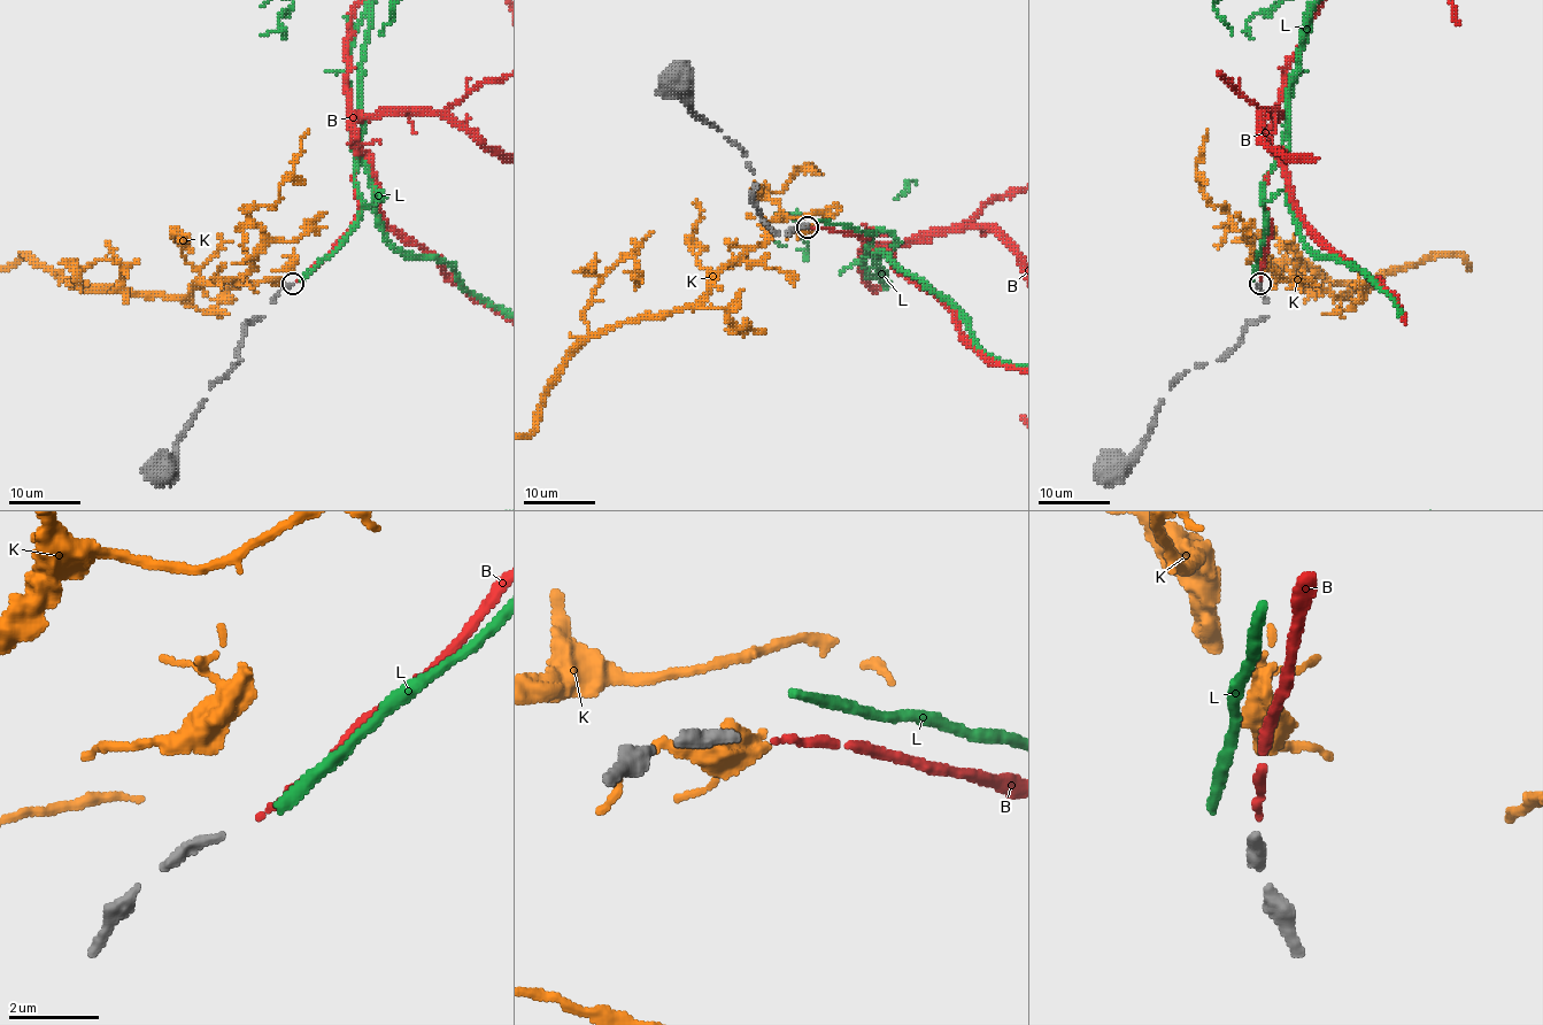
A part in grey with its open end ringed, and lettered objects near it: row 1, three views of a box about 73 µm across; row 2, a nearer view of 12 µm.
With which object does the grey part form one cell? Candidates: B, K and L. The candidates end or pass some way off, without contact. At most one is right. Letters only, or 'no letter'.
B

